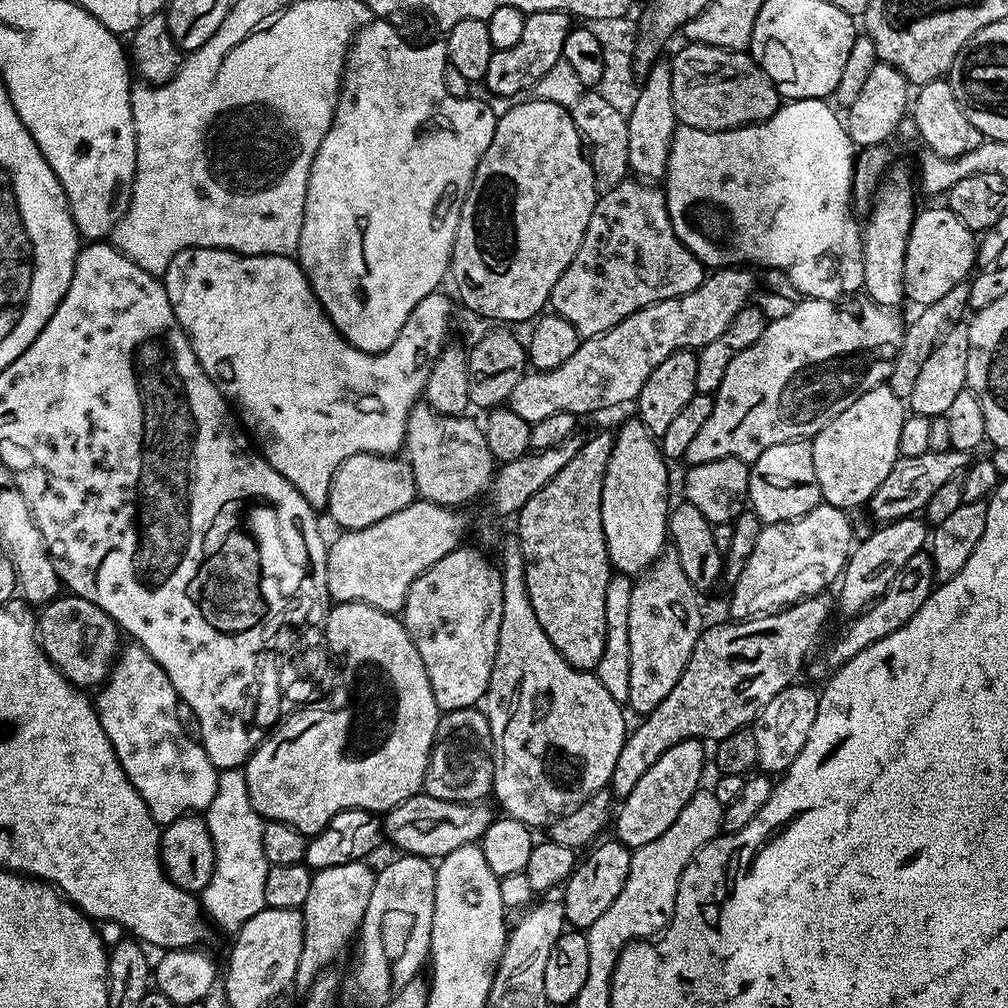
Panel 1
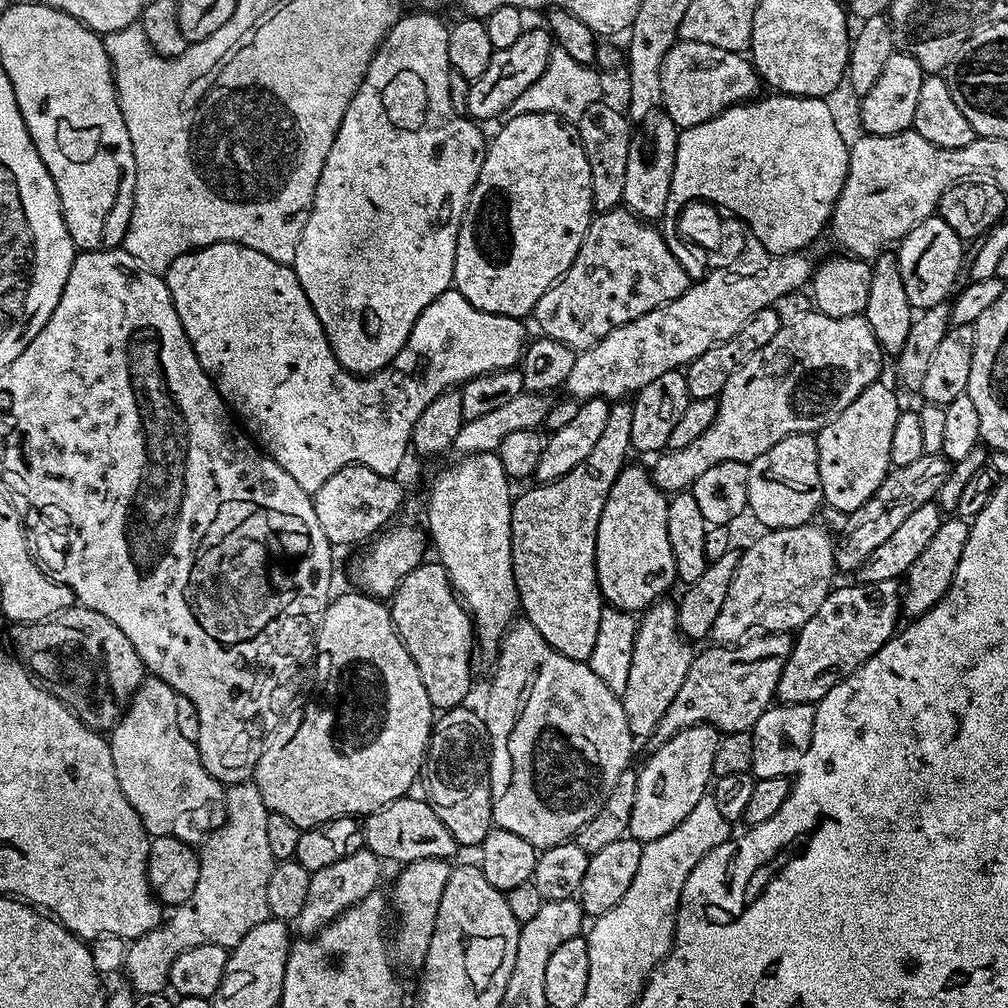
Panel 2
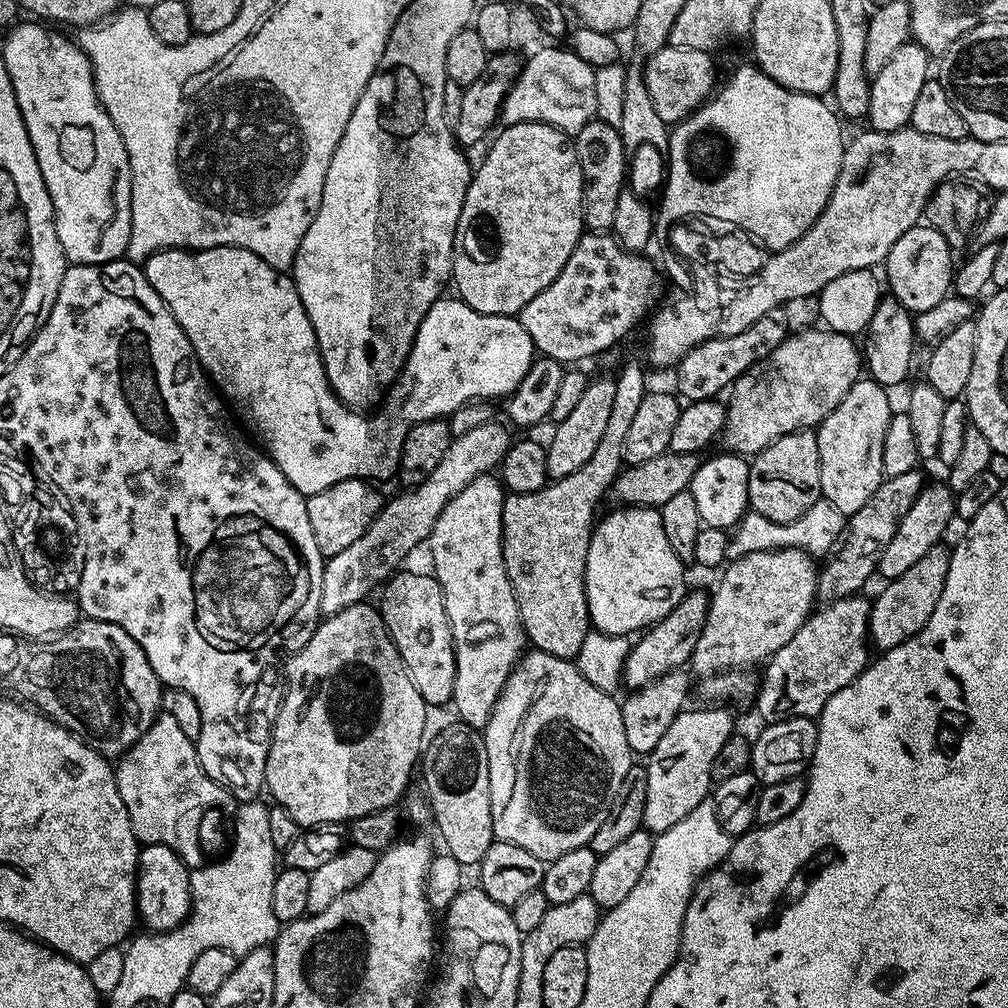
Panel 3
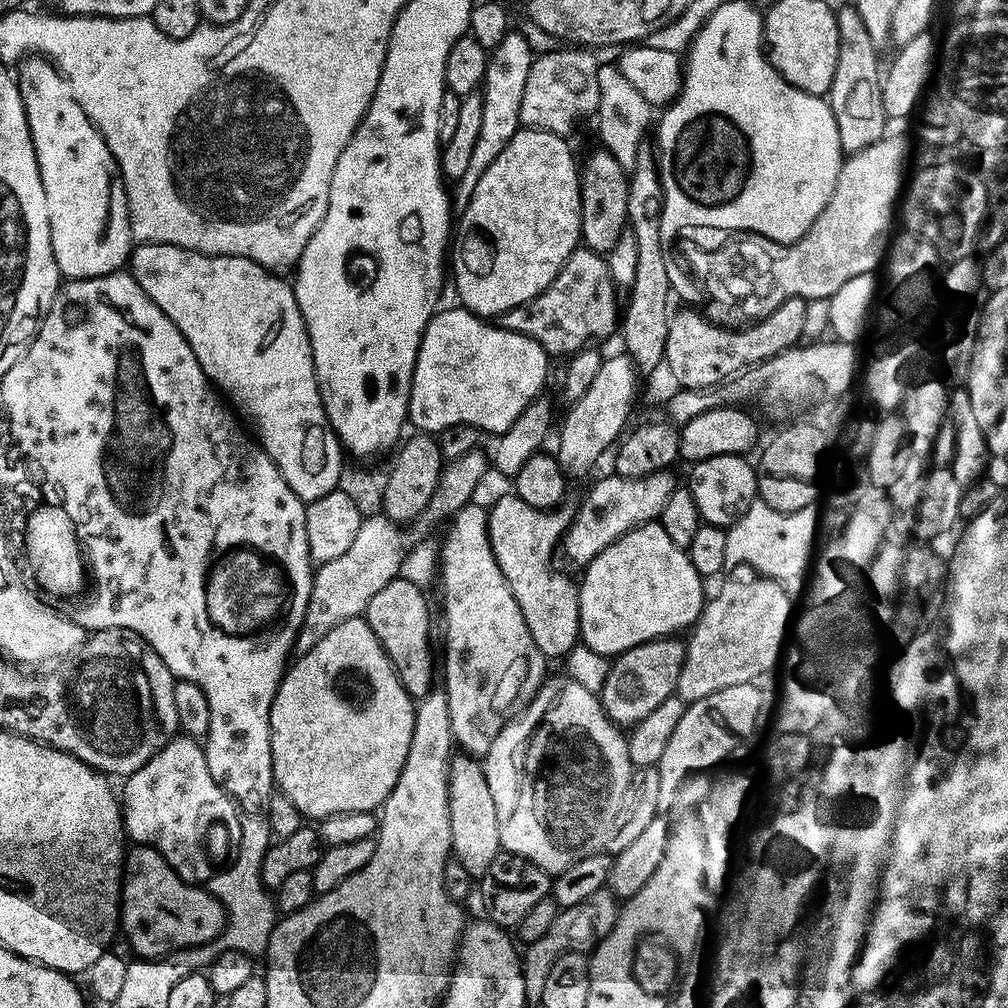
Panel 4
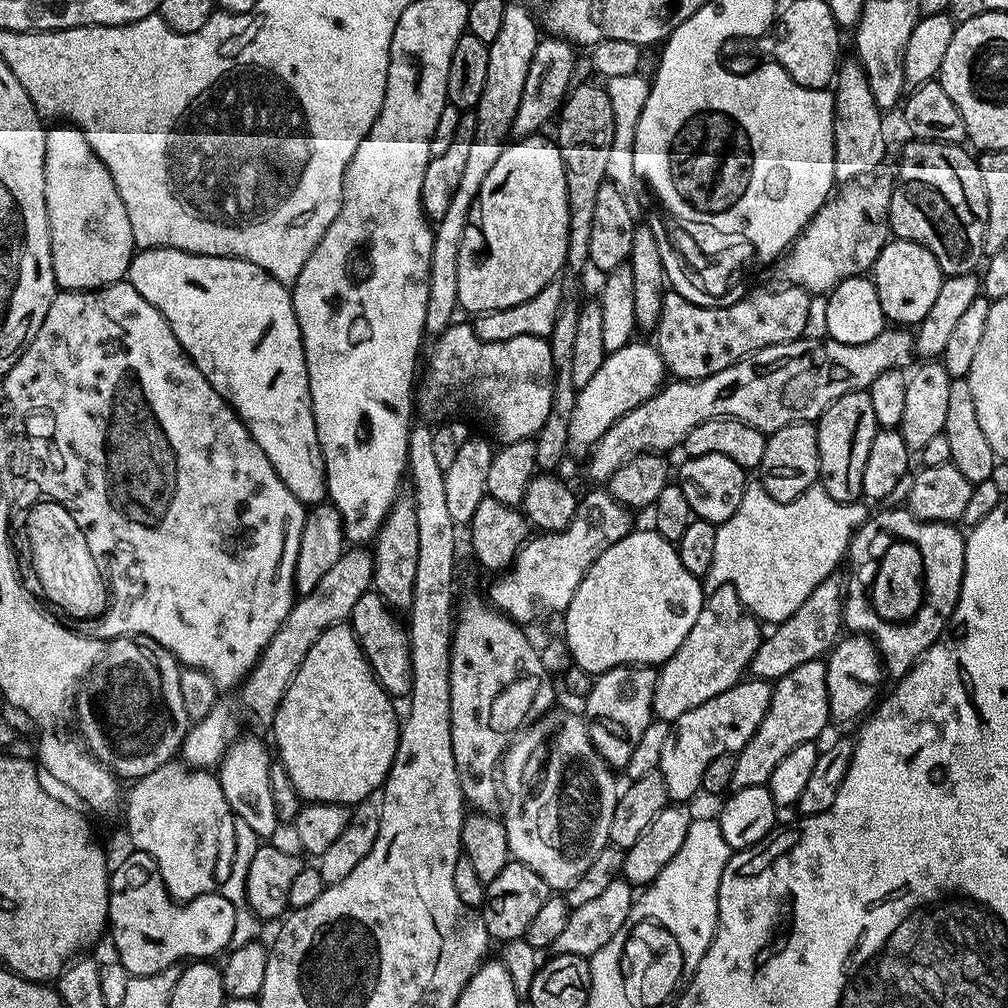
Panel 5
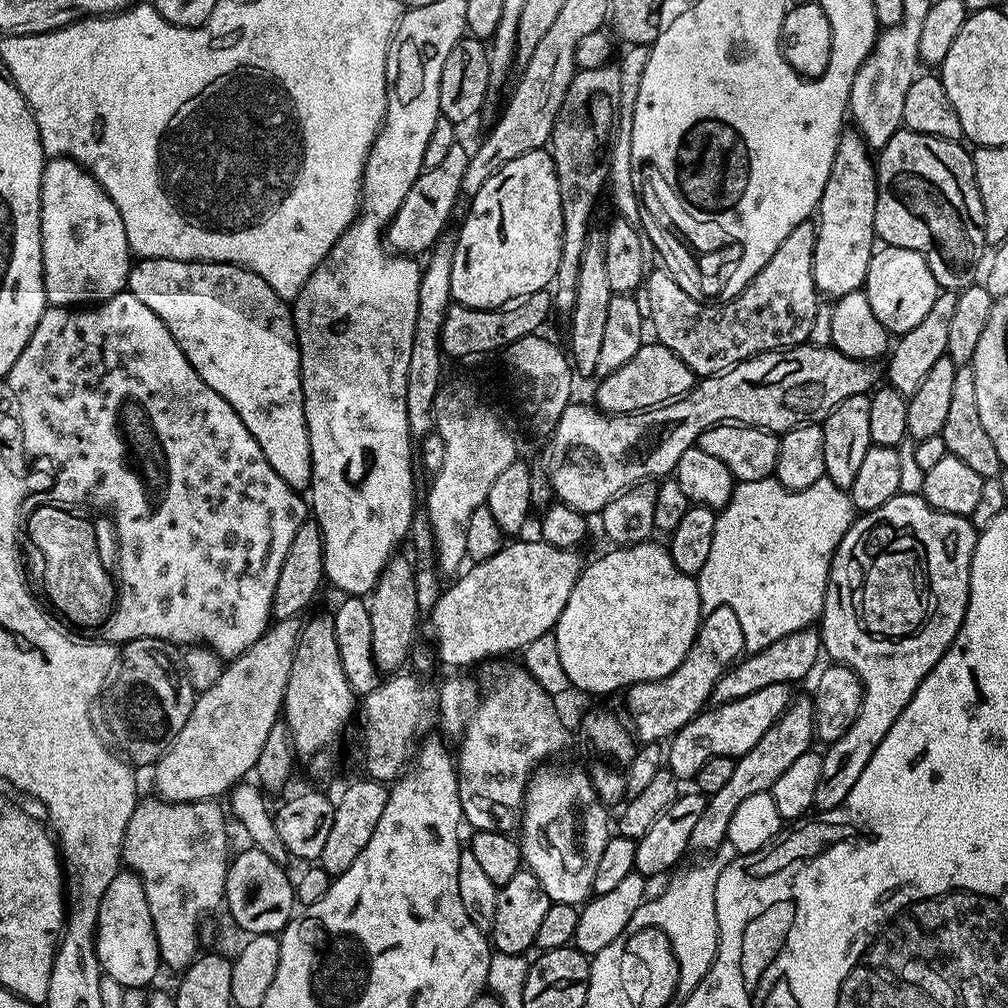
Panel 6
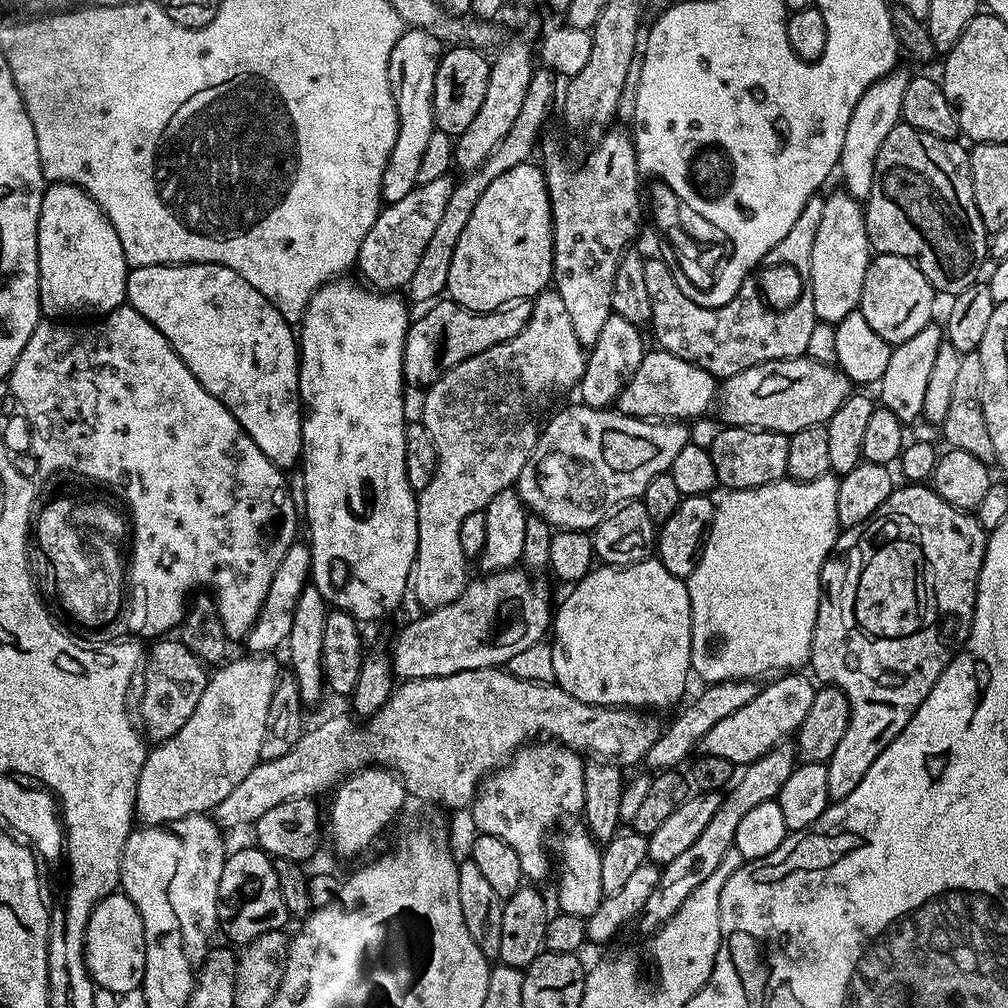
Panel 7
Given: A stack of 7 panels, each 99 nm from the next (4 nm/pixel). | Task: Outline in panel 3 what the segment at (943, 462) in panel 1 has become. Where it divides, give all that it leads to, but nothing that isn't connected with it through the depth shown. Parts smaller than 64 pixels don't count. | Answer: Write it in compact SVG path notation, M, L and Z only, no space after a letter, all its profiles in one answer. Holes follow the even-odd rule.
M917 470L887 477L878 490L874 490L870 502L866 502L866 506L862 506L862 510L853 516L847 517L844 535L834 542L834 546L823 557L822 567L816 577L816 595L821 601L831 602L857 595L861 591L860 587L874 576L881 552L890 546L890 538L894 538L900 519L906 510L910 510L910 506L914 506L914 498L918 498L924 488L926 477L922 472Z

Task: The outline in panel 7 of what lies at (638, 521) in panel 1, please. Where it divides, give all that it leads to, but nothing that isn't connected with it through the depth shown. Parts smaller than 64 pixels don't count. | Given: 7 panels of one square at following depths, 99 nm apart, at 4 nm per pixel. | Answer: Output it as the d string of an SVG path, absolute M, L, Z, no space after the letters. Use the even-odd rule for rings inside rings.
M649 558L637 564L623 566L596 566L582 579L571 585L568 597L555 609L550 625L550 645L553 650L555 683L566 694L578 698L578 702L597 704L603 708L630 708L633 710L652 710L648 708L668 708L671 704L679 705L685 699L684 691L688 688L688 676L692 672L692 611L687 583L681 577L670 574L658 558Z

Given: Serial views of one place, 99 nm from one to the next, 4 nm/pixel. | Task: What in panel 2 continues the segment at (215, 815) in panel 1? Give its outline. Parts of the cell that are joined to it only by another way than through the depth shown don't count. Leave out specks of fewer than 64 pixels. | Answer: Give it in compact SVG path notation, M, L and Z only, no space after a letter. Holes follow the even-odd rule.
M256 783L234 784L225 791L224 819L198 848L200 869L194 894L185 904L173 907L159 928L127 945L123 971L128 972L127 983L133 992L141 996L163 993L169 987L170 966L174 966L174 958L184 949L213 944L231 950L254 926L270 919L266 885L274 861L266 834L268 813Z

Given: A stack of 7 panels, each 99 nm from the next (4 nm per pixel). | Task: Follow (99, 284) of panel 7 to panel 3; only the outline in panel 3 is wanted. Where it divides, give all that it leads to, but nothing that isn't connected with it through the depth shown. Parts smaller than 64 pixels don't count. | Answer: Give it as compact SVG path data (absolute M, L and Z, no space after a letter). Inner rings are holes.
M17 23L7 33L2 62L10 74L14 98L24 119L38 170L42 170L42 182L46 182L50 194L58 242L69 265L114 262L128 251L132 225L132 175L126 146L114 122L110 122L110 114L106 114L100 104L92 77L92 63L79 43L75 39L67 40L62 33L55 32L60 30L47 23L32 23L36 24Z

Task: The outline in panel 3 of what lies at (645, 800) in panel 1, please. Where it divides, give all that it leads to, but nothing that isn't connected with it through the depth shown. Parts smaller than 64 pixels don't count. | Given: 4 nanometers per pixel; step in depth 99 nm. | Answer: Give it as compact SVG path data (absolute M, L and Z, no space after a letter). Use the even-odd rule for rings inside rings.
M700 706L679 712L670 722L670 730L662 734L662 742L647 757L646 810L643 827L653 834L678 826L698 802L709 799L713 787L711 763L734 733L732 716L724 706Z

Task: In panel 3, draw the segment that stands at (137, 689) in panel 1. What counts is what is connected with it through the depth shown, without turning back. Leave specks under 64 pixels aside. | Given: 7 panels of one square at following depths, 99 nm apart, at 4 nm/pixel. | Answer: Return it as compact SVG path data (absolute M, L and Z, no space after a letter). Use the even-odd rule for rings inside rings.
M168 710L161 711L150 730L119 757L114 771L118 794L122 794L122 802L126 802L136 839L141 845L170 846L189 869L205 863L203 836L208 820L228 830L236 818L238 802L202 770L195 743L186 738Z

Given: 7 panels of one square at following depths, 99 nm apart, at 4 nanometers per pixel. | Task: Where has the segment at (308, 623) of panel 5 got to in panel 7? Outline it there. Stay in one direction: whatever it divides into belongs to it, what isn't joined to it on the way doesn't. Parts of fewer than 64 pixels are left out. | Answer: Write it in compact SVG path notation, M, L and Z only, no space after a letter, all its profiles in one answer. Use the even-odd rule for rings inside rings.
M244 654L241 660L229 659L209 675L206 690L202 690L202 698L198 698L198 706L194 706L194 714L190 714L190 718L186 718L186 726L182 726L182 730L178 730L178 734L174 734L170 739L159 741L149 751L146 762L142 766L142 774L138 778L136 787L136 810L134 813L135 819L141 825L171 826L174 821L187 816L211 813L218 806L218 802L222 802L222 798L226 798L226 794L230 794L230 790L234 790L234 786L238 786L238 782L242 782L242 778L246 778L246 774L250 774L250 770L254 770L254 766L260 763L262 734L266 730L266 713L270 707L270 697L274 694L274 686L282 675L282 669L280 669L279 662L275 660L276 658L272 654Z

